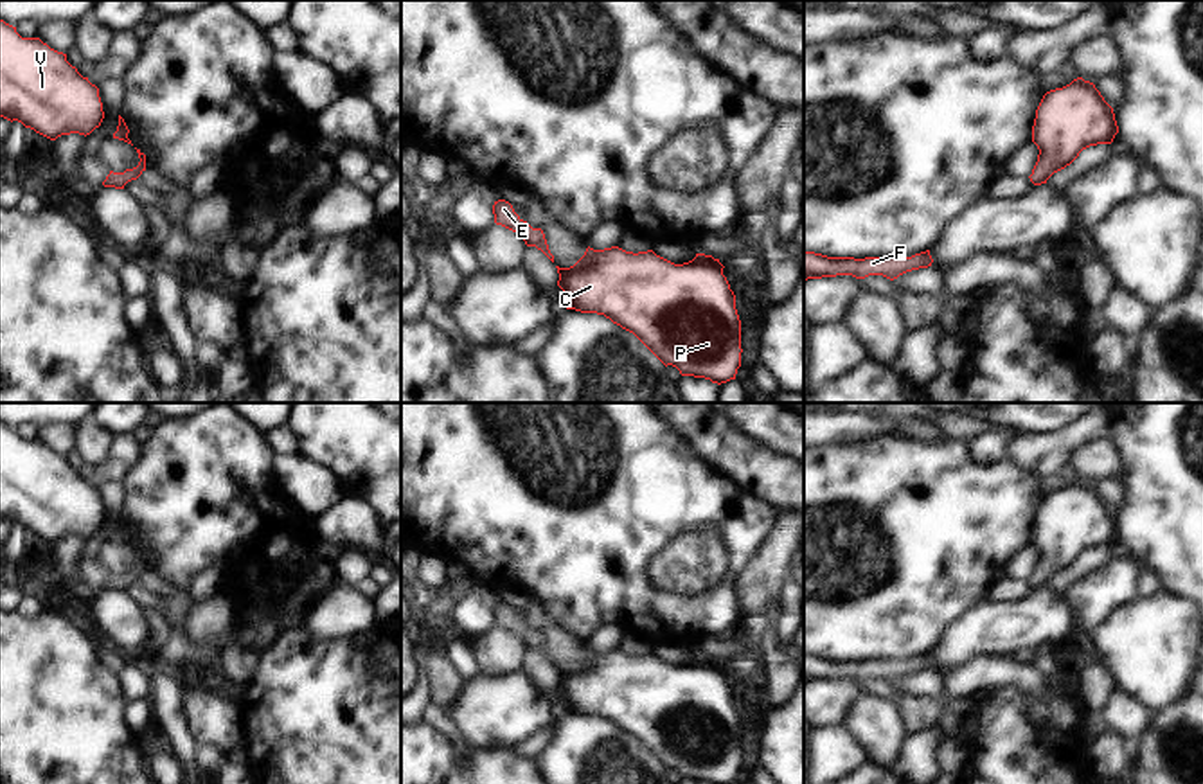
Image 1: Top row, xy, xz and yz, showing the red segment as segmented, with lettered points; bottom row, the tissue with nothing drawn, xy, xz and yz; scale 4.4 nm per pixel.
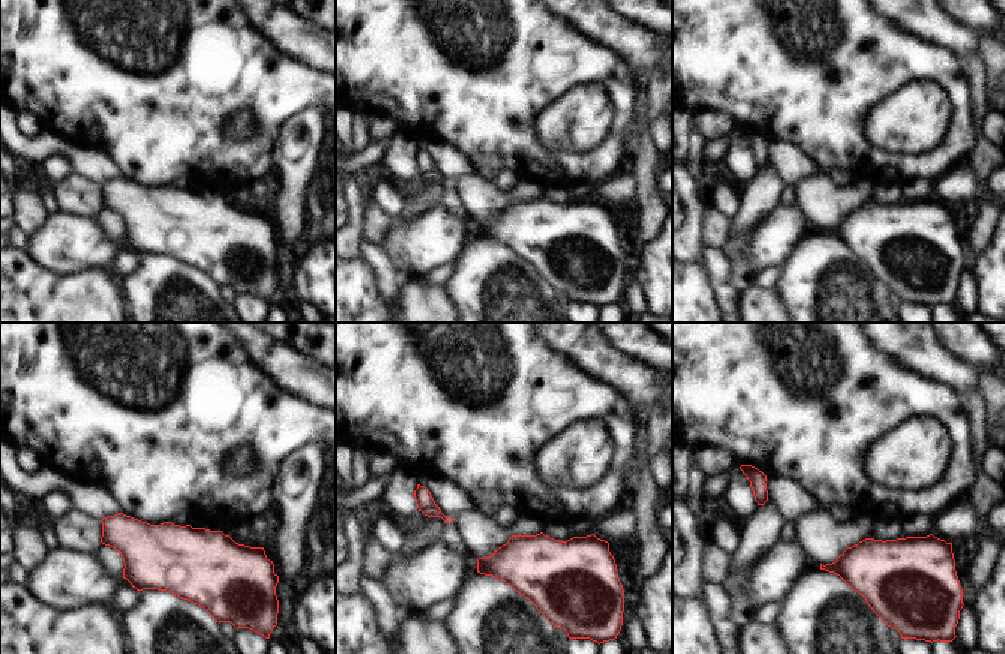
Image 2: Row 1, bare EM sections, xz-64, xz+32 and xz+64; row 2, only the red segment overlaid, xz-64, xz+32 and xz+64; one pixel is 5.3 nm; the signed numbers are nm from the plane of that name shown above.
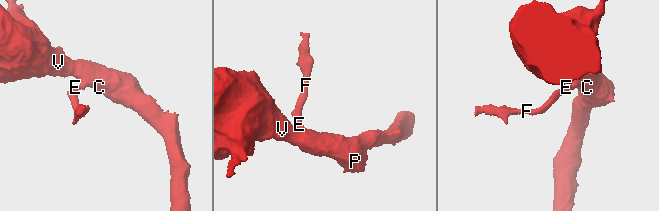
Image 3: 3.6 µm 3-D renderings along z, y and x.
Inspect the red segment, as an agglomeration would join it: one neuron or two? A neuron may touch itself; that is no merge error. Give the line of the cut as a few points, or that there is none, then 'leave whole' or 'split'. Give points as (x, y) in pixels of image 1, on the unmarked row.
cut none; leave whole

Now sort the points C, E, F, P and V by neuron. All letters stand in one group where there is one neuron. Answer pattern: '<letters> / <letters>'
C E F P V

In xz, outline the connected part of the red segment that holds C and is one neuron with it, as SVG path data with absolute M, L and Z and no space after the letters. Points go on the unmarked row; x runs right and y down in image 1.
M588 649L574 669L556 671L566 712L604 717L633 735L665 770L676 770L682 779L735 782L743 755L741 723L719 662L696 656L692 664L674 667L653 653L633 656L619 649Z

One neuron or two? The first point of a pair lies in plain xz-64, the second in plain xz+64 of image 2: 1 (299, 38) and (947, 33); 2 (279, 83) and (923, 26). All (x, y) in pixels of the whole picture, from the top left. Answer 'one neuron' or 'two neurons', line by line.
1: one neuron
2: two neurons

